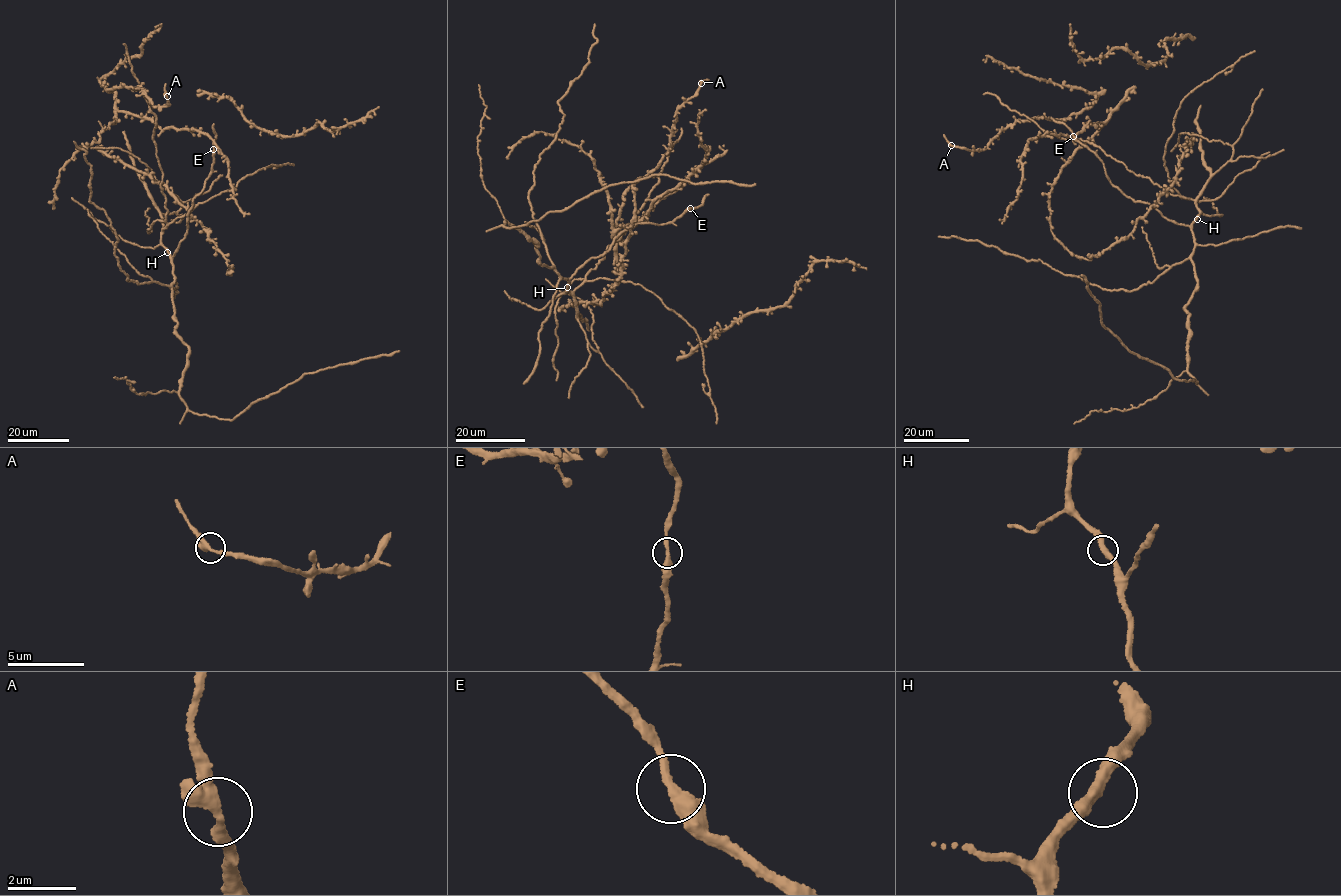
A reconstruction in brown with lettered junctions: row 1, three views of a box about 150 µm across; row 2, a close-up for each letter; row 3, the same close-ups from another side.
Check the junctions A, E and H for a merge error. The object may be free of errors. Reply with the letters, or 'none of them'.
none of them

